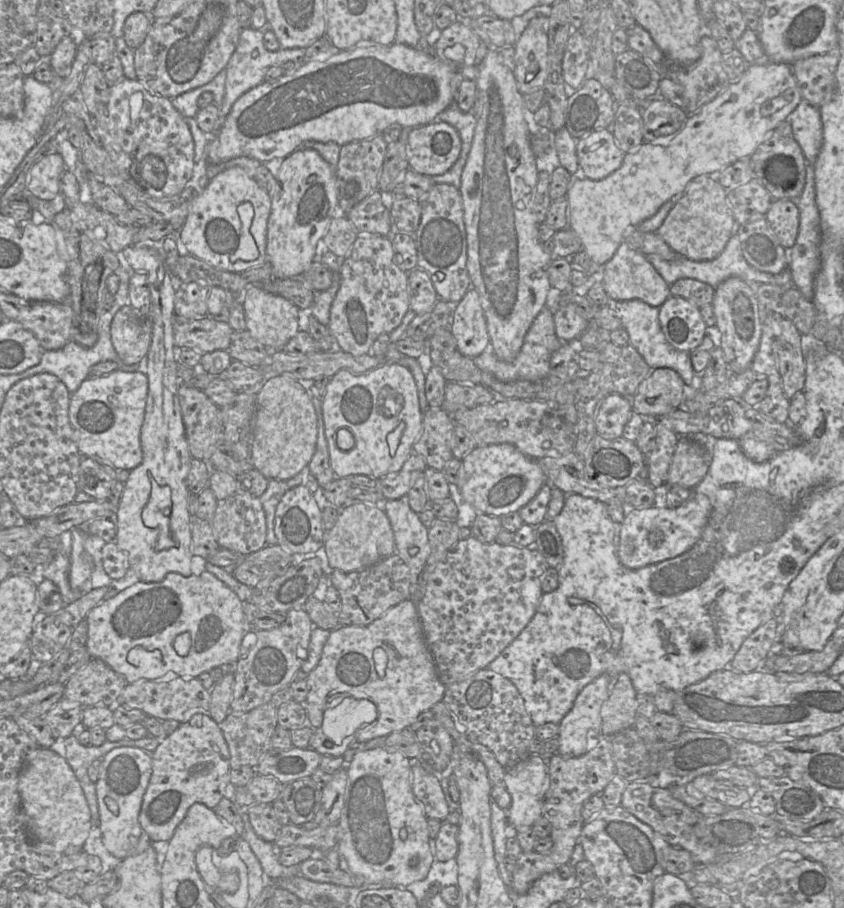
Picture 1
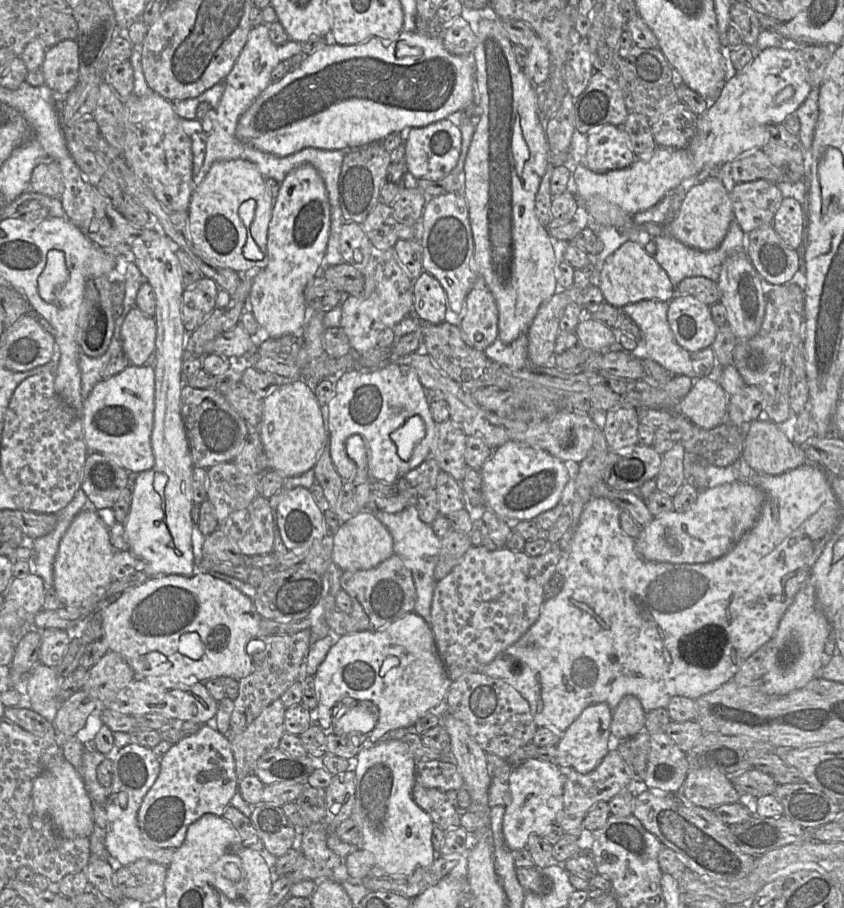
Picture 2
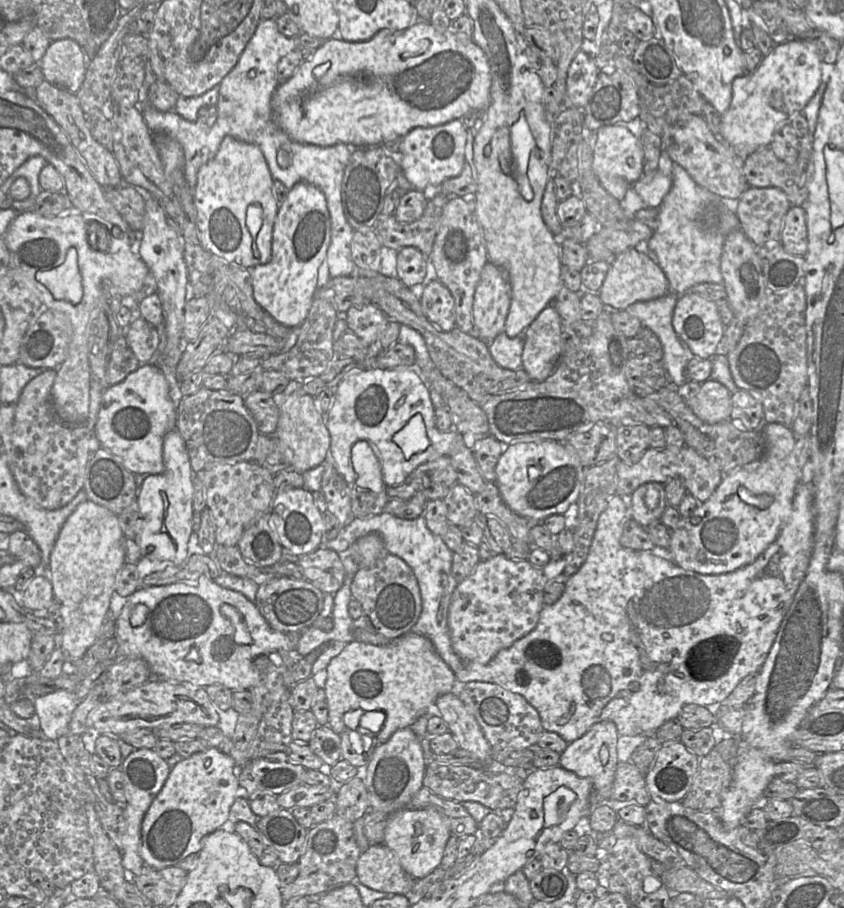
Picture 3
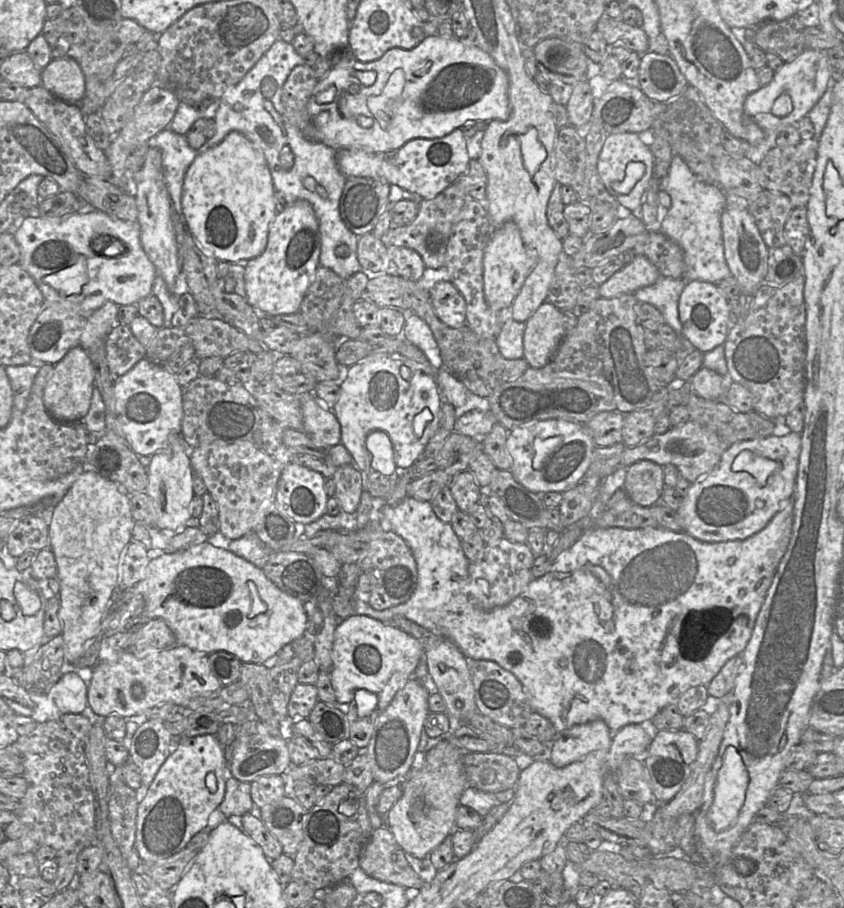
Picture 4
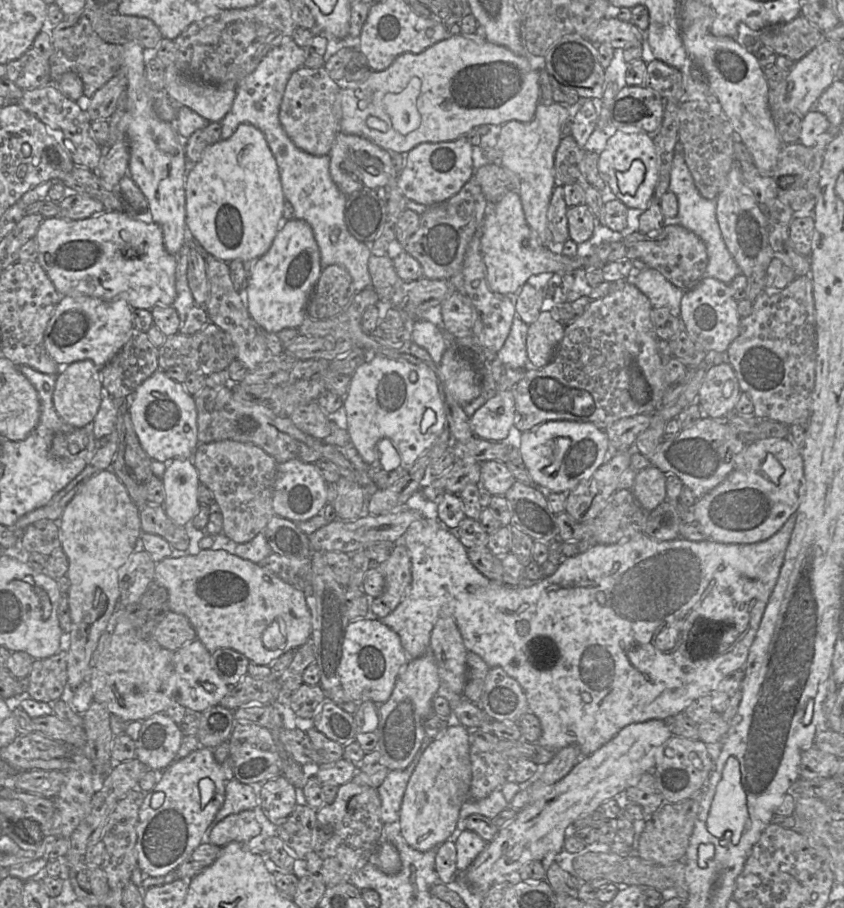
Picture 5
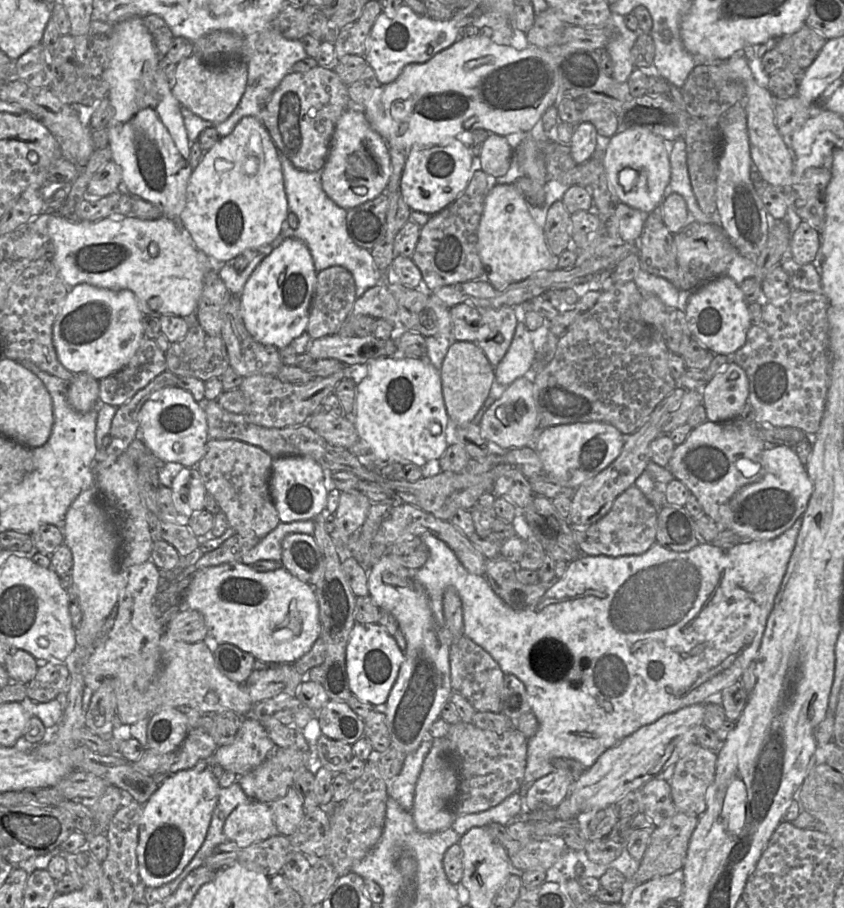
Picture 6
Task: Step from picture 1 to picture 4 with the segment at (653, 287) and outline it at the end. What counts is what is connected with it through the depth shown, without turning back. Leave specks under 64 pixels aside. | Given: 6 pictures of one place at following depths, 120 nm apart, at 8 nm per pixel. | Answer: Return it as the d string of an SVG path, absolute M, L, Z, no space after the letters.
M634 255L632 260L598 286L603 298L633 294L636 290L653 285L661 276L658 269L643 255Z

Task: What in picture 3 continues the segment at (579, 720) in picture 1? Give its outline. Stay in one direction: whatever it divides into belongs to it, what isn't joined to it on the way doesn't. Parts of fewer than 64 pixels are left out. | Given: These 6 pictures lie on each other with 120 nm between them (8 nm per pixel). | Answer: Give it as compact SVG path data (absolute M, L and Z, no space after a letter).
M612 721L596 722L581 737L568 743L566 749L560 753L559 759L559 766L591 781L596 790L596 794L592 794L591 803L606 804L615 811L621 805L628 804L610 799L618 763L616 747L618 736L617 728Z

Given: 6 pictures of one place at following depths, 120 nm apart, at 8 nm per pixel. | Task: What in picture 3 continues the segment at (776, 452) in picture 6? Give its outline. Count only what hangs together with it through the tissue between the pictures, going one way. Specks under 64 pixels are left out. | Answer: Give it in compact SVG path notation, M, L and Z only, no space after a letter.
M796 436L793 450L784 460L762 454L755 461L755 468L752 470L740 467L731 472L722 473L721 481L711 496L703 502L698 501L691 515L680 516L677 527L670 530L668 551L654 545L653 553L672 560L684 569L701 574L730 572L749 564L776 539L784 522L789 520L795 494L794 488L802 480L802 470L807 461L807 437Z

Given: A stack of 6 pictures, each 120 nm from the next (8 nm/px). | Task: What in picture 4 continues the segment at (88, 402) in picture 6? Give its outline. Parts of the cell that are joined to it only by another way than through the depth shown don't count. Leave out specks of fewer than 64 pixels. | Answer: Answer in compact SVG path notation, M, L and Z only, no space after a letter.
M76 346L53 365L51 376L46 382L43 402L50 415L60 422L73 423L81 421L89 411L94 389L94 369L86 351Z

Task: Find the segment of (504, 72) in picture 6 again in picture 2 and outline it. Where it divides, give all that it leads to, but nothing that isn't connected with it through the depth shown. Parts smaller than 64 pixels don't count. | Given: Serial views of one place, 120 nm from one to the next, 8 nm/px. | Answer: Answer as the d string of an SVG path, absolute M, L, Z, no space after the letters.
M401 31L393 38L373 37L370 40L353 45L339 45L330 42L306 56L303 61L291 69L283 78L272 81L253 101L250 107L240 116L236 127L236 137L258 150L279 157L288 156L303 148L313 147L322 150L353 150L372 142L382 142L391 133L403 132L411 128L424 127L431 123L446 119L452 113L459 111L464 105L471 103L475 93L475 60L472 54L453 55L444 47L441 39L431 38L418 32Z

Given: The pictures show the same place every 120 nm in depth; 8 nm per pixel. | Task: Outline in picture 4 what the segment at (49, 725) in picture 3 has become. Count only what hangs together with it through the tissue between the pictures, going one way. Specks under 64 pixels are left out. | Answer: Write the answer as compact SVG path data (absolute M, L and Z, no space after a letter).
M67 667L48 694L30 693L35 708L32 717L37 723L60 720L61 713L82 713L88 704L87 684L72 667Z

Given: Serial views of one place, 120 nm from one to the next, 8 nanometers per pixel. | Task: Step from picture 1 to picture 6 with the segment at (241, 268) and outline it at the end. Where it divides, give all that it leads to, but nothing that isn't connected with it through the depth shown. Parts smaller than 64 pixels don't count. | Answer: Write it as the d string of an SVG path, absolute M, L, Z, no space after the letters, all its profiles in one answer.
M246 116L237 123L229 135L220 137L208 151L205 151L197 167L193 169L186 190L186 205L181 213L181 220L179 224L191 237L196 248L207 255L208 258L213 258L218 262L226 262L235 259L246 250L258 250L263 246L271 244L280 234L282 230L282 223L287 218L288 213L289 209L284 189L284 179L279 151L261 120L253 116Z

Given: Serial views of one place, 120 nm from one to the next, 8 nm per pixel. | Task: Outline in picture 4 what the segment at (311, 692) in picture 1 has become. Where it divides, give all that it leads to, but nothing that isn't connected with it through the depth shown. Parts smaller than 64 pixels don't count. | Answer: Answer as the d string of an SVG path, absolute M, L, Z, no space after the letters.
M367 615L345 618L334 632L331 653L330 679L337 702L350 703L357 690L365 689L376 694L377 711L382 712L412 677L423 656L425 651L421 642L399 628Z

